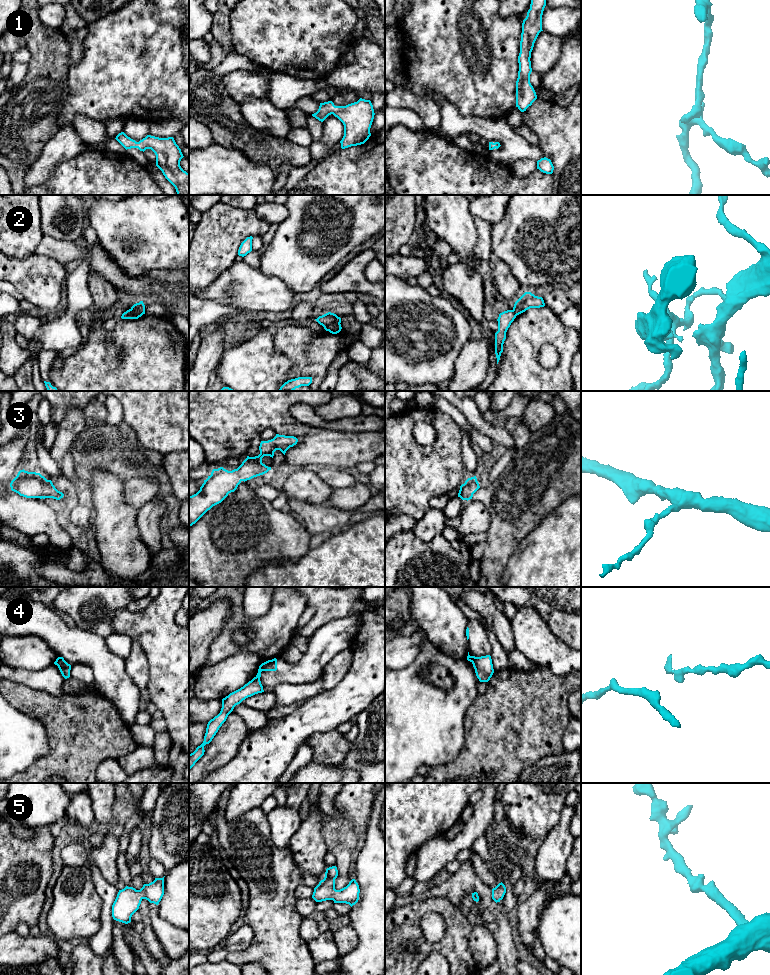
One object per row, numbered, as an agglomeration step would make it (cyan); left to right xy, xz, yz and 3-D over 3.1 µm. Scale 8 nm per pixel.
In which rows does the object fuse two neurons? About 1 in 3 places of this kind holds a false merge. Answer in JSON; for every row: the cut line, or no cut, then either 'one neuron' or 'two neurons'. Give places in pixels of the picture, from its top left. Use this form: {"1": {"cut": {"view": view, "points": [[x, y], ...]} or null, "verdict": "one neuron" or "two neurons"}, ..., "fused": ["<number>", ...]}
{"1": {"cut": null, "verdict": "one neuron"}, "2": {"cut": {"view": "xz", "points": [[339, 322], [327, 324], [324, 327]]}, "verdict": "two neurons"}, "3": {"cut": null, "verdict": "one neuron"}, "4": {"cut": {"view": "xz", "points": [[256, 676], [259, 679]]}, "verdict": "two neurons"}, "5": {"cut": null, "verdict": "one neuron"}, "fused": ["2", "4"]}

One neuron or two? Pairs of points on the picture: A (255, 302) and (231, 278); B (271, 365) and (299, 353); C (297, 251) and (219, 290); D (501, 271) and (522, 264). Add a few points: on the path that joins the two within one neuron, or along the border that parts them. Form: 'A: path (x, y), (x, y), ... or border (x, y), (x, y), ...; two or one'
A: path (249, 296), (237, 284); one
B: border (273, 339), (275, 349), (291, 361), (288, 379); two
C: border (259, 268), (263, 272), (274, 275), (281, 280); two
D: border (497, 258), (508, 266), (513, 276), (523, 288); two

